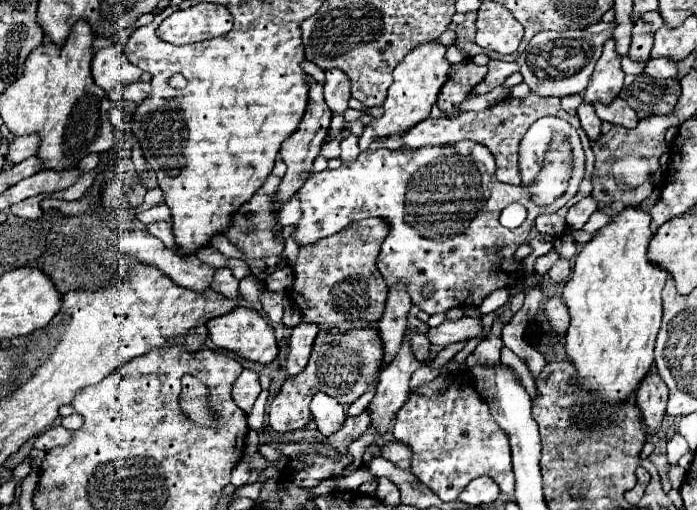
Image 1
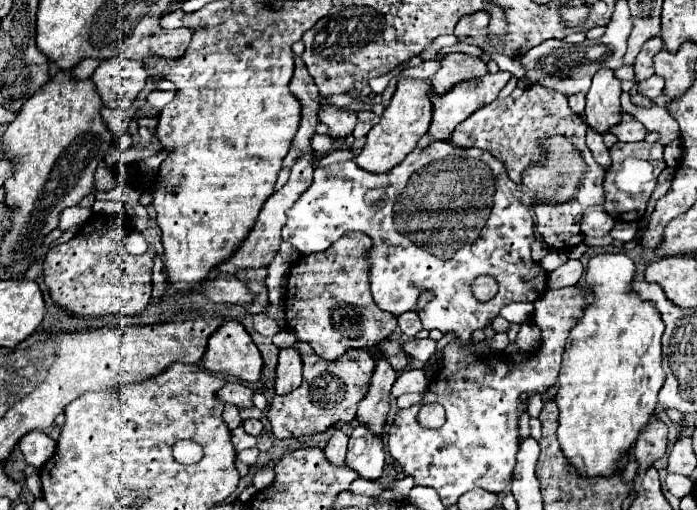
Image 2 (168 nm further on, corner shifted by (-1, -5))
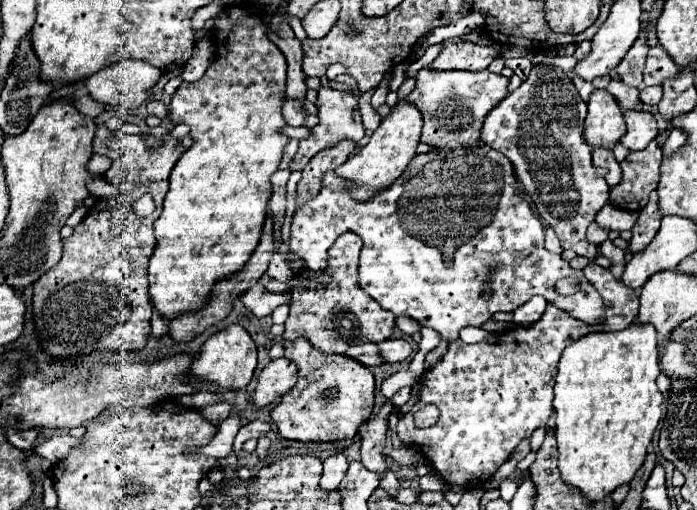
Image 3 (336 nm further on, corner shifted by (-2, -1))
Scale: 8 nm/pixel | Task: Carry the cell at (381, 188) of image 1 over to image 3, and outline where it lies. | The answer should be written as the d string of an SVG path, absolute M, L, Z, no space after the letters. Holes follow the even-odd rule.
M492 148L486 150L486 154L470 150L464 150L464 154L448 150L416 154L392 186L380 190L366 202L354 200L352 194L358 188L354 182L348 182L334 170L326 172L322 176L322 190L318 190L310 202L296 206L288 244L298 256L302 256L310 270L322 270L326 268L326 252L334 240L342 232L356 232L364 240L358 262L362 290L366 290L366 294L372 296L384 310L390 310L394 316L414 318L420 326L436 330L446 342L454 342L462 328L482 326L494 312L512 312L536 294L586 324L598 322L598 318L604 316L600 294L586 282L582 272L570 270L566 260L544 248L544 226L524 198L510 160ZM568 276L578 276L578 292L562 296L556 292L556 282ZM486 278L492 286L490 300L482 300L480 296L482 282Z

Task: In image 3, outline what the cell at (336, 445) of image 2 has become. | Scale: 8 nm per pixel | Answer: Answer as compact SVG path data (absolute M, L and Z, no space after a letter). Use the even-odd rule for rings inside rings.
M334 452L324 460L324 472L320 478L320 486L324 490L334 490L340 486L340 480L344 478L348 470L348 458L344 452Z

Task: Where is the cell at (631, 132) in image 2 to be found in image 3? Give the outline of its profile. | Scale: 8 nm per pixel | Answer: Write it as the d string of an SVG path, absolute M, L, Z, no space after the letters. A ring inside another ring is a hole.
M626 110L624 120L626 120L628 130L620 138L620 142L628 150L644 150L650 144L650 140L654 140L658 136L658 126L656 126L656 120L650 112Z

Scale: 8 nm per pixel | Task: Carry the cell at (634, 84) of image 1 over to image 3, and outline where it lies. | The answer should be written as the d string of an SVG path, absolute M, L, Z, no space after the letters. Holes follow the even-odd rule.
M612 80L612 82L610 82L610 86L608 86L606 90L614 94L614 98L618 100L618 104L620 104L620 108L622 108L622 110L630 110L630 108L636 108L636 104L640 104L638 88L630 88L630 86L622 84L622 82Z

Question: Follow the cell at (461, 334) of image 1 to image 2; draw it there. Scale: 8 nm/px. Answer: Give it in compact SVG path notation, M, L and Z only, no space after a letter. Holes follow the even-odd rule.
M425 338L425 340L407 340L401 344L401 348L411 356L411 358L417 358L421 362L427 362L433 354L435 354L435 342L431 338Z

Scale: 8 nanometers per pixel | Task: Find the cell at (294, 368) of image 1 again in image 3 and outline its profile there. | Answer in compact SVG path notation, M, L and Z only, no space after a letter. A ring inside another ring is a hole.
M284 356L272 360L258 376L258 386L254 390L254 404L266 406L278 400L288 390L294 388L296 380L298 380L298 368L294 368L294 362L290 362Z

